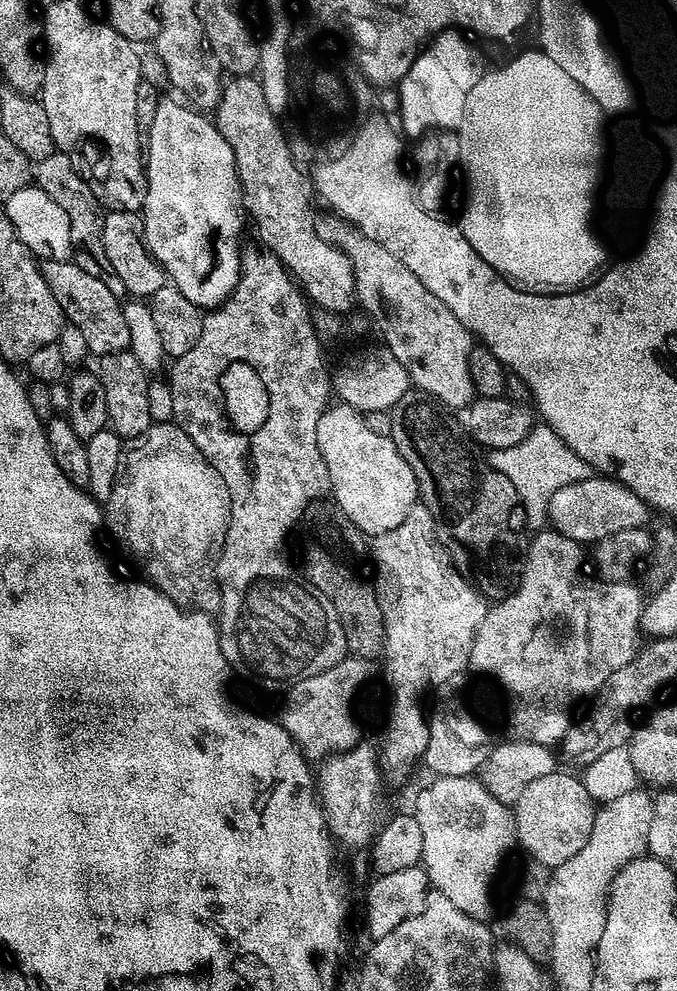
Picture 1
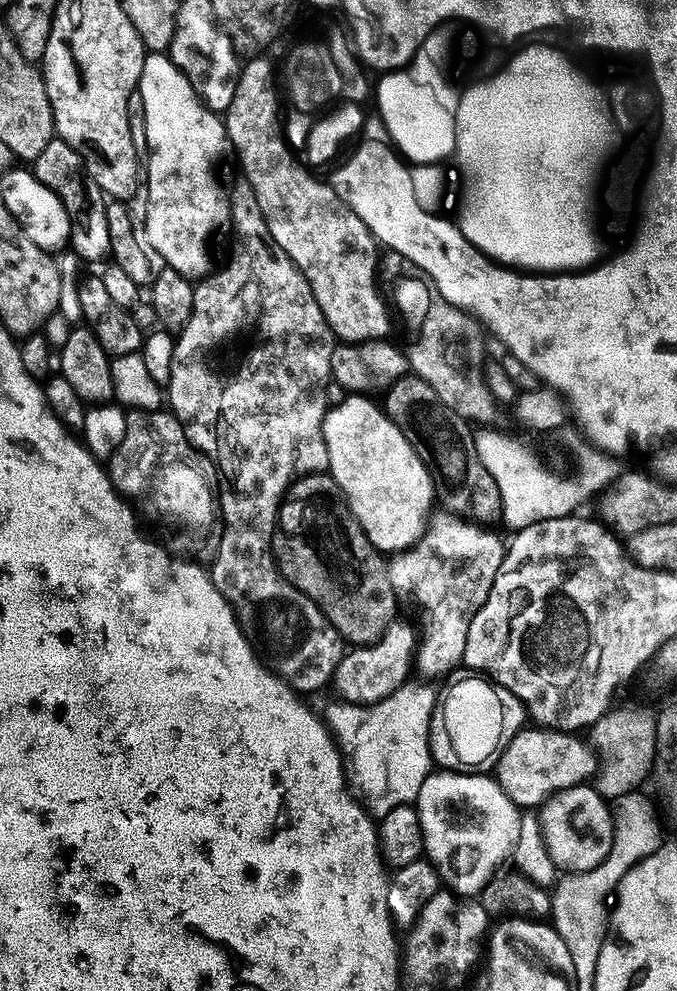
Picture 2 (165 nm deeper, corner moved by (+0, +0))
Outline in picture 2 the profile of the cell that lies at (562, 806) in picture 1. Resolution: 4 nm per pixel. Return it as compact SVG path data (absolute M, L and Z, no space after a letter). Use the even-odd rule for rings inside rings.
M583 784L560 791L546 800L538 814L547 853L557 869L588 872L596 868L613 844L612 814L607 801L593 785Z

